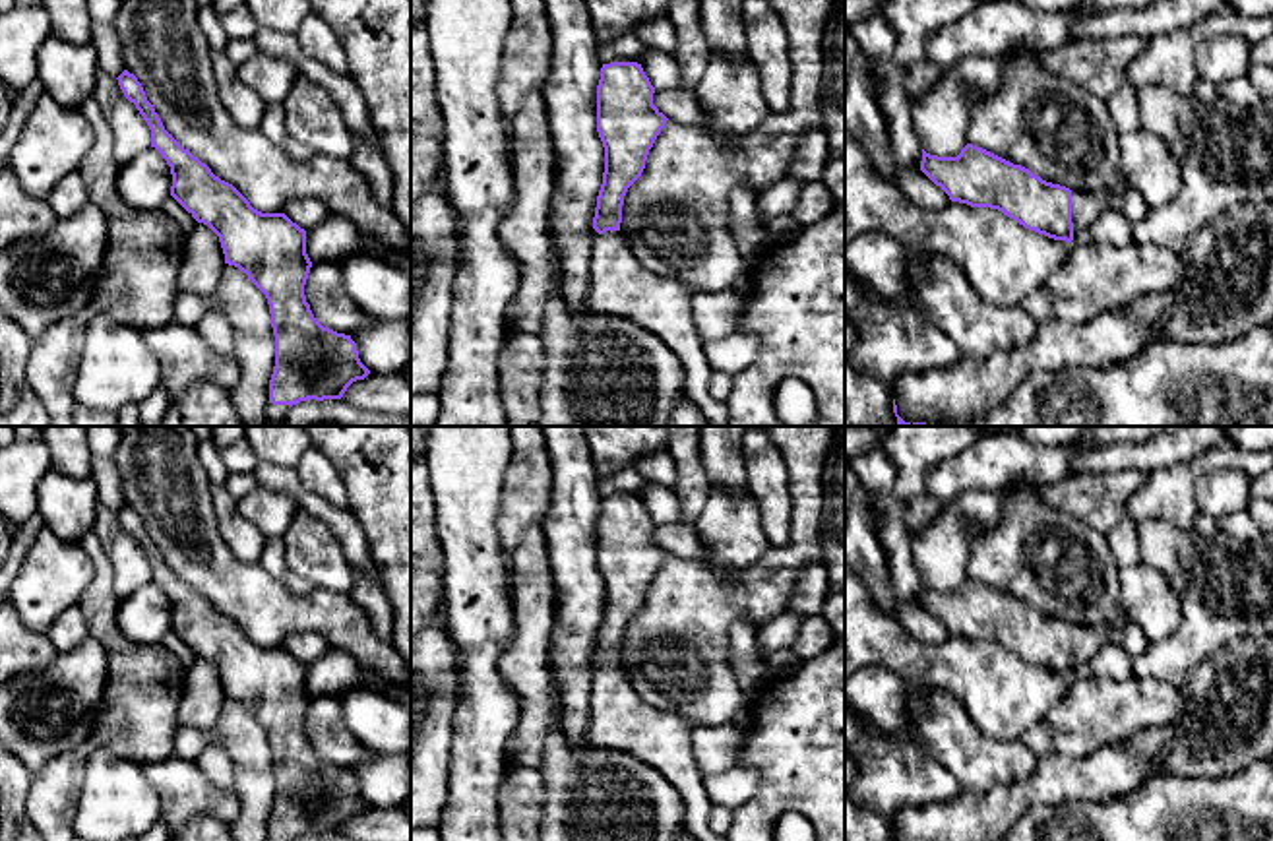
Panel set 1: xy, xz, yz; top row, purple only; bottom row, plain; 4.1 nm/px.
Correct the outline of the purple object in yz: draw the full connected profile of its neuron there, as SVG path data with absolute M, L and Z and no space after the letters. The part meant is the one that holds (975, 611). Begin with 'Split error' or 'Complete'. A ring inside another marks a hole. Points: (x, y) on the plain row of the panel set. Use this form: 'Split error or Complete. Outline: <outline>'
Split error. Outline: M967 577L957 591L938 591L922 583L920 605L951 636L998 643L1029 665L1071 676L1087 670L1106 641L1102 626L1077 626L1052 618L1021 599Z

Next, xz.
Split error. Outline: M637 496L603 498L597 519L597 566L605 607L593 651L593 688L585 740L618 750L659 771L684 802L682 831L698 841L727 841L709 827L713 808L694 750L694 721L649 707L620 665L628 622L641 610L649 583L667 558L653 539L655 521Z

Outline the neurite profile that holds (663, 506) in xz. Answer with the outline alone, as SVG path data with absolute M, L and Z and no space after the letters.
M645 481L641 502L655 523L659 525L684 523L684 514L672 488Z

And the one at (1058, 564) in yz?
M1021 479L1000 490L1006 500L1002 519L969 541L967 576L1029 603L1046 616L1077 626L1102 626L1110 639L1130 622L1120 608L1118 566L1106 535L1044 504L1039 498L1042 486Z

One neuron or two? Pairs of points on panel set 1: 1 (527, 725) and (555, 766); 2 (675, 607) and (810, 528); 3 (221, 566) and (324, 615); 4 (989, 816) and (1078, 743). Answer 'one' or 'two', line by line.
1: two
2: one
3: one
4: two

